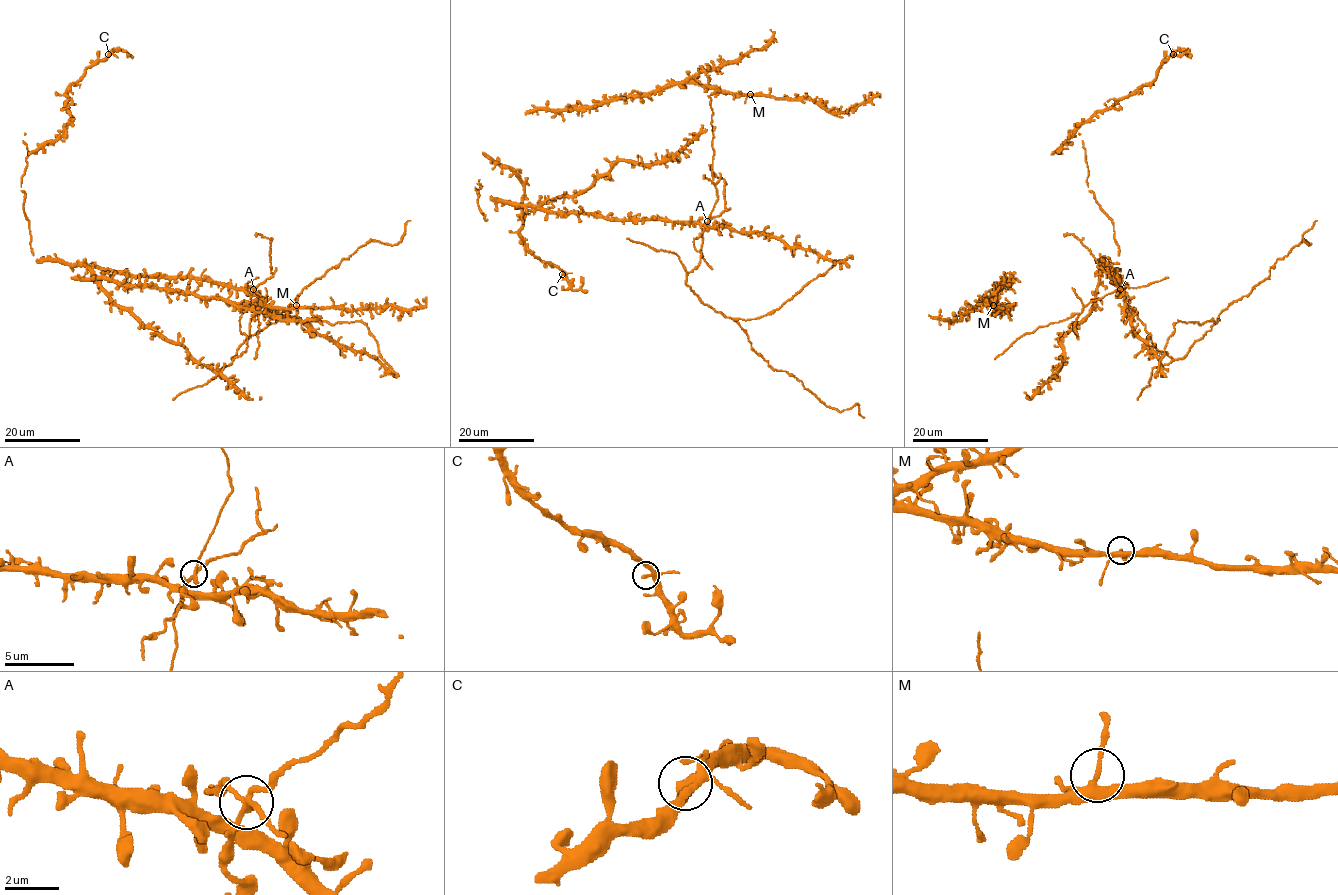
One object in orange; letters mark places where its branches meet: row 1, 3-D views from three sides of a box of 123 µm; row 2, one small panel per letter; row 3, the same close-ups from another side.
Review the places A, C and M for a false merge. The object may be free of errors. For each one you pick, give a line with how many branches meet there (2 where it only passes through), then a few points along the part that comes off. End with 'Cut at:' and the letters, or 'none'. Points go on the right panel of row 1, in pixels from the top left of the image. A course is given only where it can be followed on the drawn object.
A: Branches: 4. Course of the part to remove: (1120, 289), (1089, 302), (1080, 313), (1024, 334), (995, 359)
Cut at: A

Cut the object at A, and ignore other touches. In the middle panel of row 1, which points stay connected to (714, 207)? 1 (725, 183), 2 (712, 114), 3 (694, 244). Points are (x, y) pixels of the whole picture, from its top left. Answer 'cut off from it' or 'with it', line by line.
1: cut off from it
2: with it
3: cut off from it

